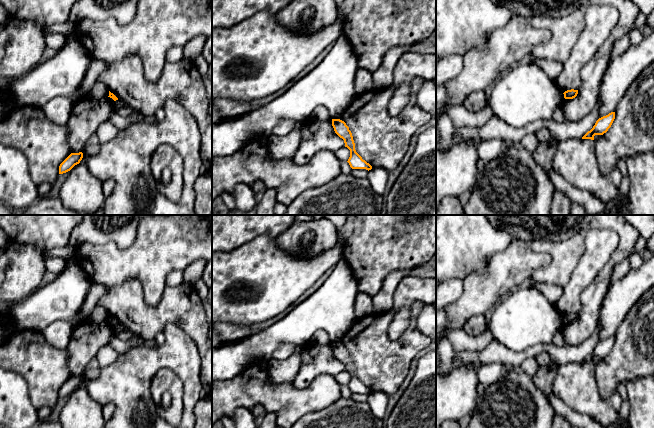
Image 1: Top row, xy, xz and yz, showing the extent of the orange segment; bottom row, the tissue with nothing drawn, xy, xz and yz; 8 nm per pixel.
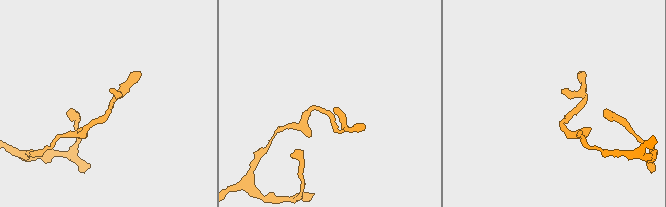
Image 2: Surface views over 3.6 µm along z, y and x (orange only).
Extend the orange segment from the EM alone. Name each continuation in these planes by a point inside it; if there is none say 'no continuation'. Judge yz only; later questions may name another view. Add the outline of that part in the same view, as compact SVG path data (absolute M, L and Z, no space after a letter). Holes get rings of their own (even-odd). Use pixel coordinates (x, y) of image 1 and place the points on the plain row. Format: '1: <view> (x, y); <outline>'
no continuation

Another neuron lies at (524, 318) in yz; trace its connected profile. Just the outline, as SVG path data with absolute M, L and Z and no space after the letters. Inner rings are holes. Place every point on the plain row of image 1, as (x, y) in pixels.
M532 286L516 289L487 314L494 339L515 352L552 343L564 323L555 307Z

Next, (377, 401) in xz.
M376 392L369 394L367 403L370 406L370 409L376 418L379 418L381 420L384 419L387 400L388 395L385 395L384 393Z

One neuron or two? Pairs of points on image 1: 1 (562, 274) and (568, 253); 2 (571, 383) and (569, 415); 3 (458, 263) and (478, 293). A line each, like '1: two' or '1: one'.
1: one
2: two
3: two

